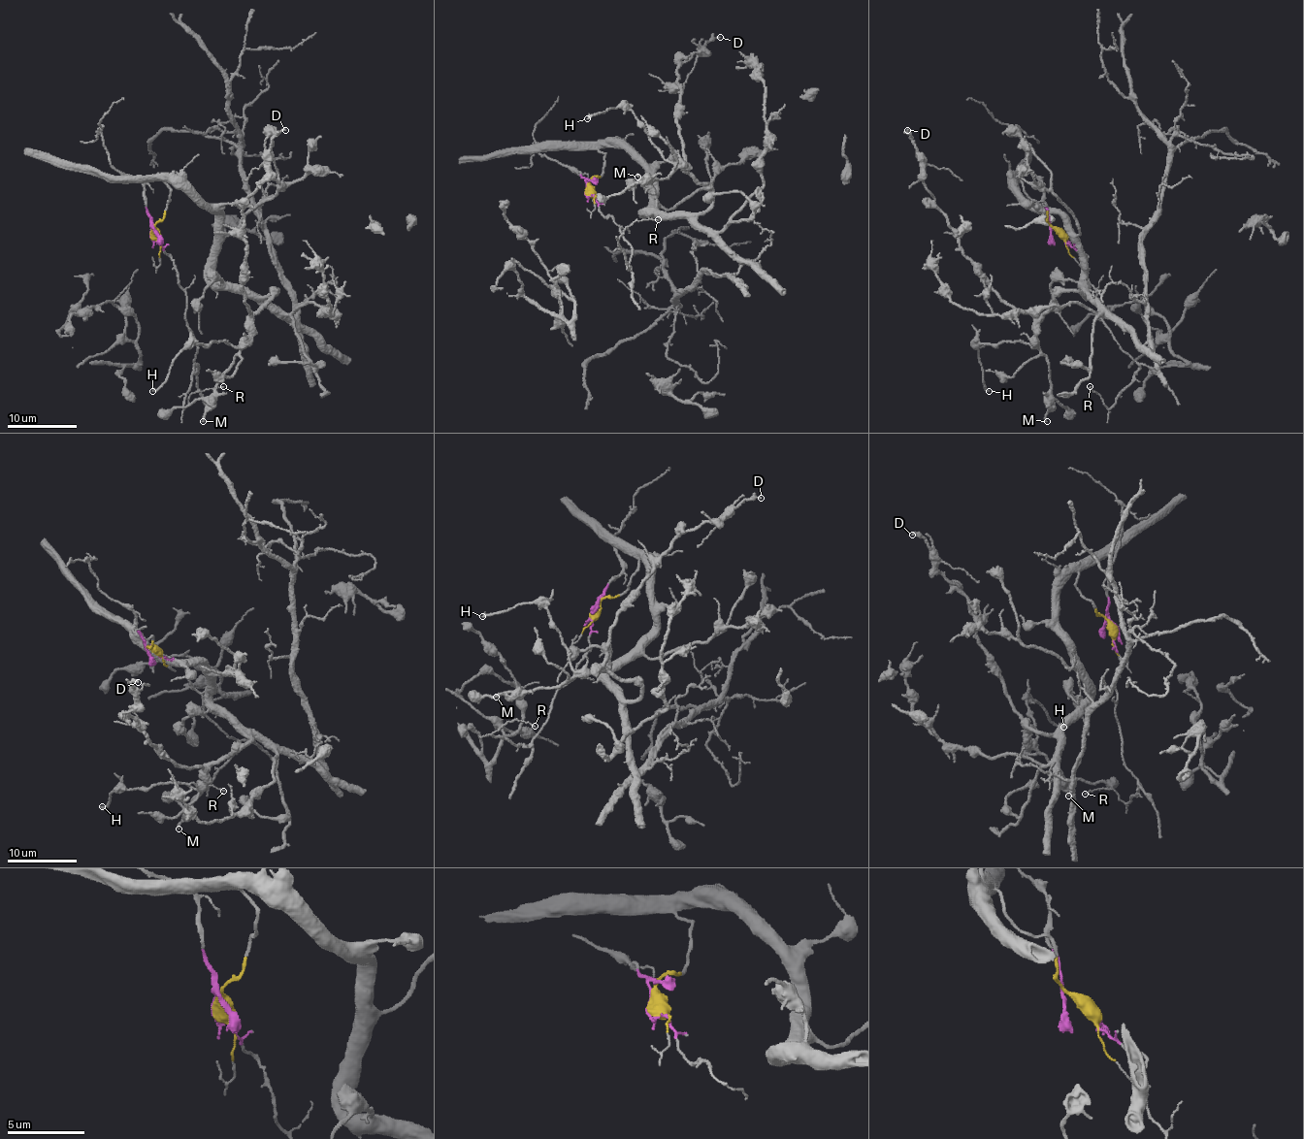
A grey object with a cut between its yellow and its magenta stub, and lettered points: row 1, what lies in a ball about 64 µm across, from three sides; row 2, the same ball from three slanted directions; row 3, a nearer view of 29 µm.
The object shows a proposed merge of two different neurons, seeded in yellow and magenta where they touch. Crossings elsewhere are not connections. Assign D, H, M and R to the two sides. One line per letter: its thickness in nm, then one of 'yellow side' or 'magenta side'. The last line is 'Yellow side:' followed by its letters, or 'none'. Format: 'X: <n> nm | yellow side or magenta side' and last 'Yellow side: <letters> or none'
D: 180 nm | yellow side
H: 190 nm | yellow side
M: 180 nm | yellow side
R: 100 nm | magenta side
Yellow side: D, H, M

